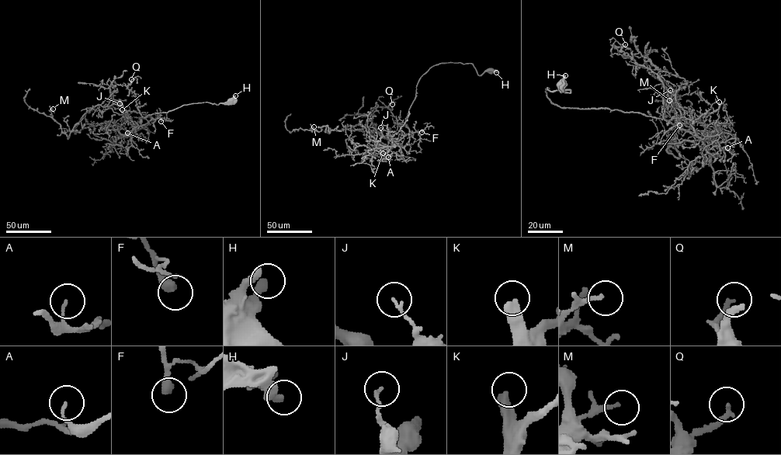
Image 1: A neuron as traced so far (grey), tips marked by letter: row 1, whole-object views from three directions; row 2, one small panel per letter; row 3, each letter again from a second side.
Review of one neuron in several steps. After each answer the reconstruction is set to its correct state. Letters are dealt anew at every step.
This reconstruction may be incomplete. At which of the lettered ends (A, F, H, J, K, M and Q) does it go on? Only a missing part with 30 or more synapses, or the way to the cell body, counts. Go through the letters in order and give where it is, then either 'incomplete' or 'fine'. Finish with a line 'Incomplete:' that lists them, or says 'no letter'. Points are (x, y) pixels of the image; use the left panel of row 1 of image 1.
A: at (127, 133); fine
F: at (161, 121); fine
H: at (235, 95); fine
J: at (119, 103); incomplete
K: at (122, 109); incomplete
M: at (53, 109); fine
Q: at (131, 79); incomplete
Incomplete: J, K, Q

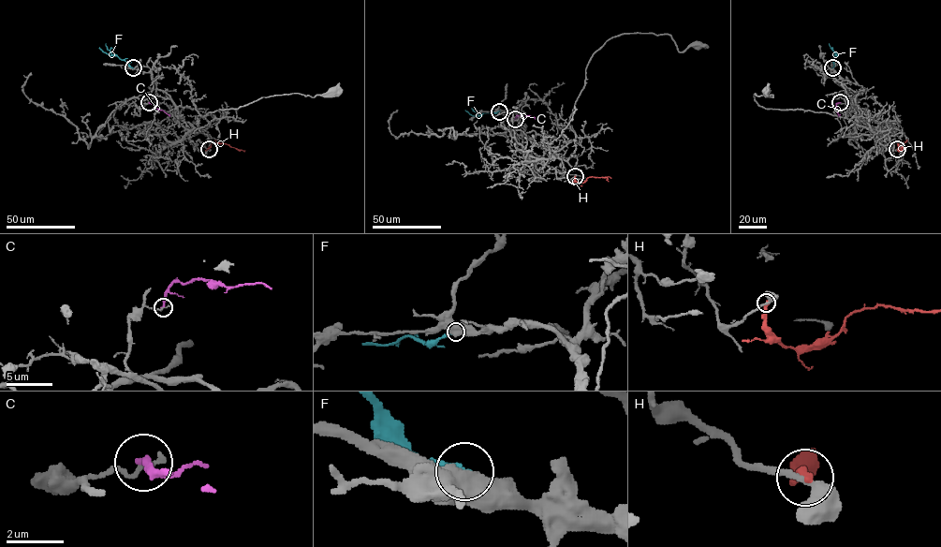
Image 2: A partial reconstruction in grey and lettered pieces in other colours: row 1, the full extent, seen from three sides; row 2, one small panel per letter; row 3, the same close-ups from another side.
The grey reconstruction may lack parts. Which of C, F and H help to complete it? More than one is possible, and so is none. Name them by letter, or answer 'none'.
none

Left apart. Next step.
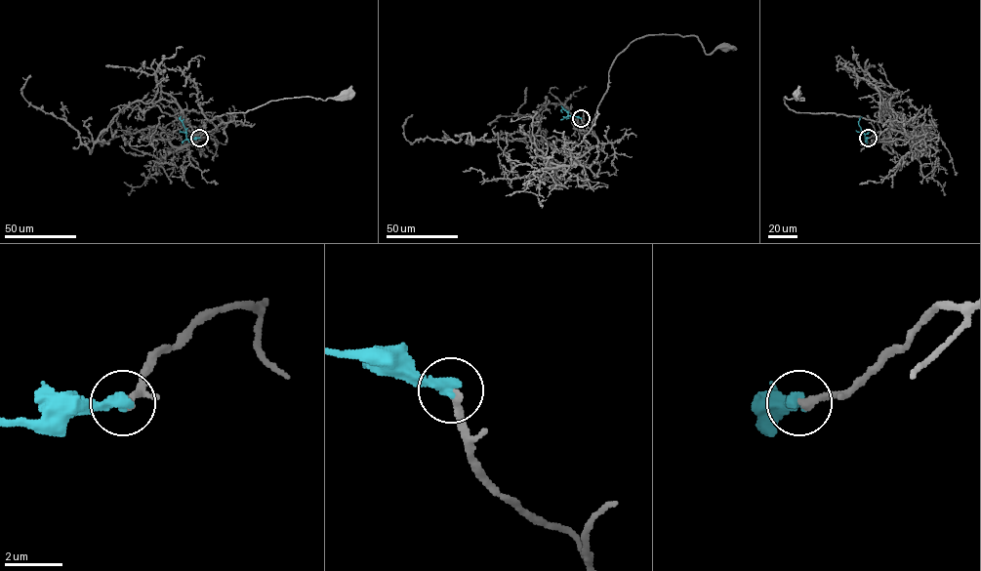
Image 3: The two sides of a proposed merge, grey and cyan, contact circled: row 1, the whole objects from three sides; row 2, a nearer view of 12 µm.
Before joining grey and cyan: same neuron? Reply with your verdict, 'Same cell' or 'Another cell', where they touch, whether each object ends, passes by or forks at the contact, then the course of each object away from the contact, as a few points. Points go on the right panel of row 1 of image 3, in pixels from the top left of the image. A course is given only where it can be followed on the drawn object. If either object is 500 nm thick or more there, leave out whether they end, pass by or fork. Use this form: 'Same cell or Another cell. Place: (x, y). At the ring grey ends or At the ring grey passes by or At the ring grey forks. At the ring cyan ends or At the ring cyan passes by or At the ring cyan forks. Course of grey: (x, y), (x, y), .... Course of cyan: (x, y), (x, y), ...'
Same cell. Place: (868, 138). At the ring grey ends. At the ring cyan ends. Course of grey: (868, 138), (888, 127), (879, 121), (856, 116), (796, 112), (785, 104), (784, 98), (803, 100), (797, 94). Course of cyan: (868, 138), (865, 140), (859, 125), (862, 116)

